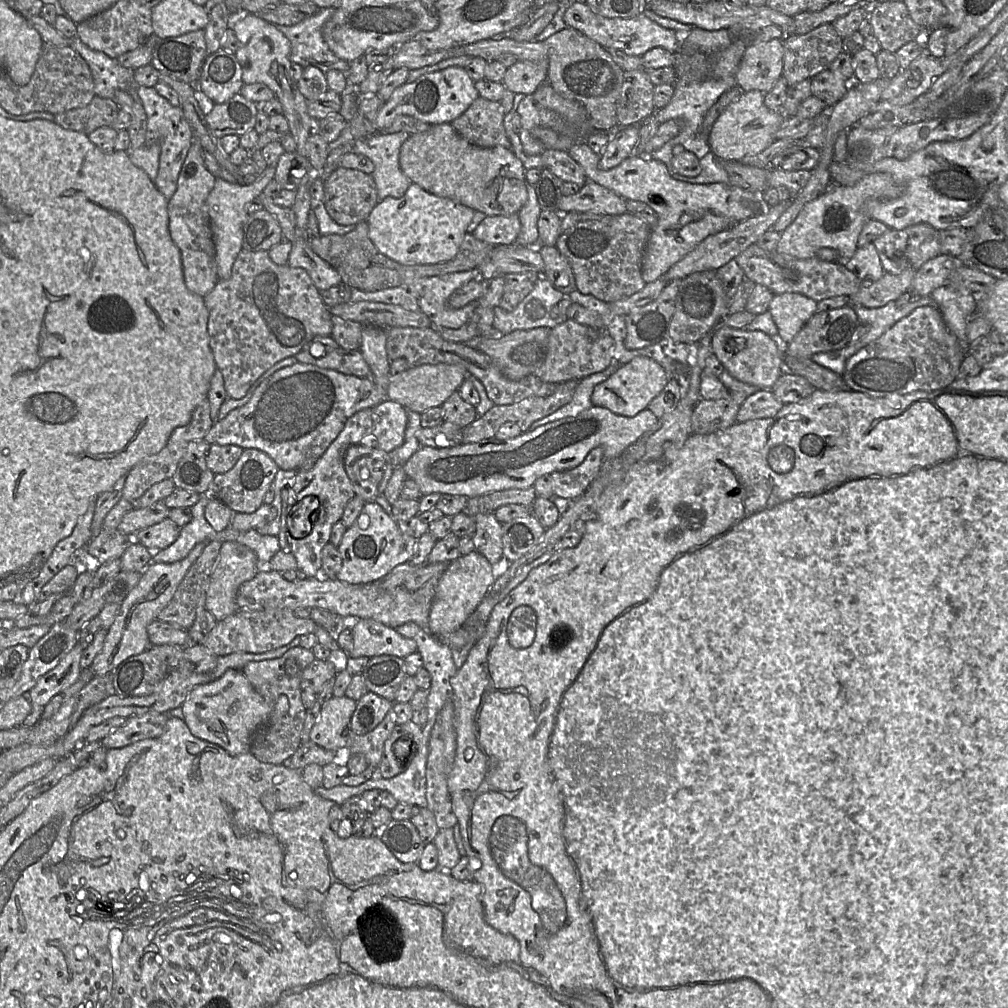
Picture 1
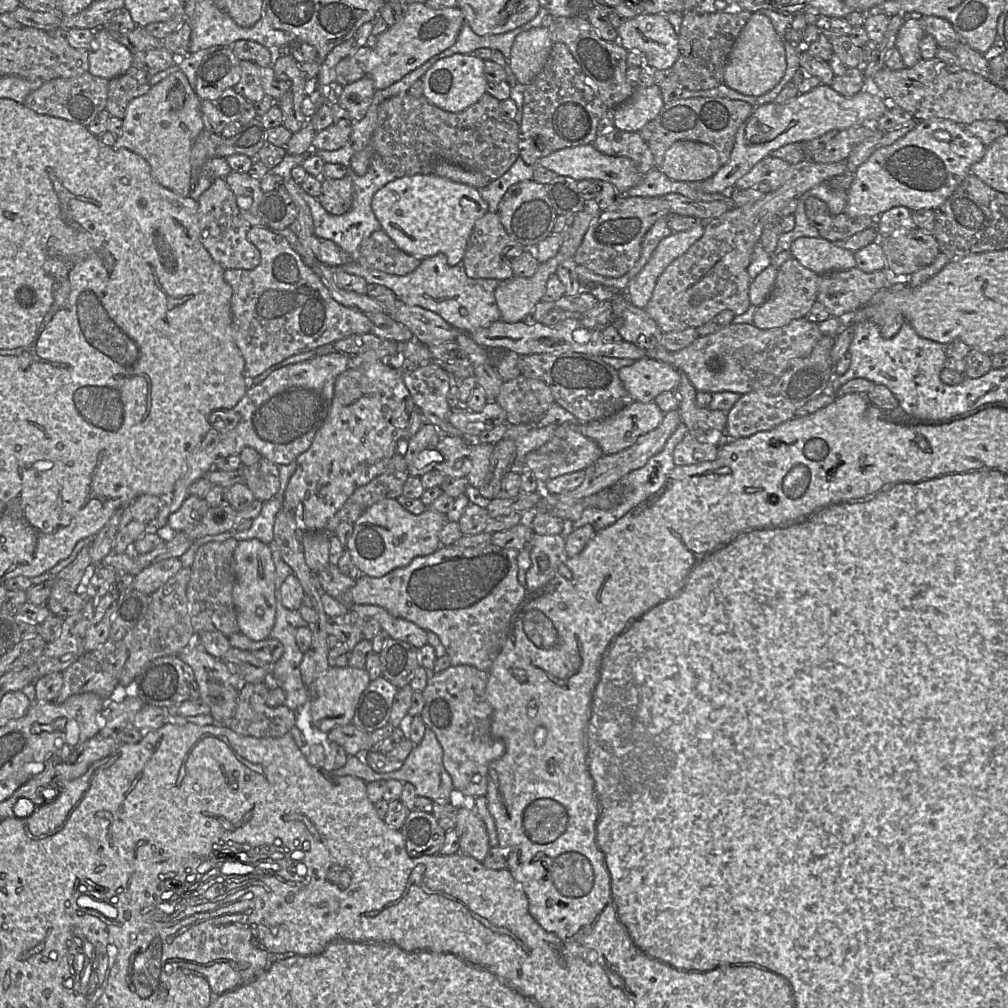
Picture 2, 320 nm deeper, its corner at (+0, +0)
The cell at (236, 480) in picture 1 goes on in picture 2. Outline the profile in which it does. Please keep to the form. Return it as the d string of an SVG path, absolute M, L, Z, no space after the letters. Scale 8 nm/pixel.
M265 458L249 467L241 467L243 482L255 500L265 502L274 497L280 486L278 466Z

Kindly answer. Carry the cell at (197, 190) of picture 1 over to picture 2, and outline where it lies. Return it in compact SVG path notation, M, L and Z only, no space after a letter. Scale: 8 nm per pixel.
M223 178L214 180L204 191L198 203L200 241L212 259L224 269L253 269L260 263L259 250L247 239L251 226L244 220L236 204L235 196Z

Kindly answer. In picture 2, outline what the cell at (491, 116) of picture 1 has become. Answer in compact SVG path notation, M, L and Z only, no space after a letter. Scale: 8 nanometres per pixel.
M408 93L384 100L378 107L377 123L369 143L350 159L351 169L359 176L366 174L371 158L379 155L385 168L396 178L432 173L433 167L448 162L466 169L478 171L491 181L501 177L519 156L519 125L500 114L501 101L484 93L473 105L462 112L448 112L431 104L424 96L413 97Z

